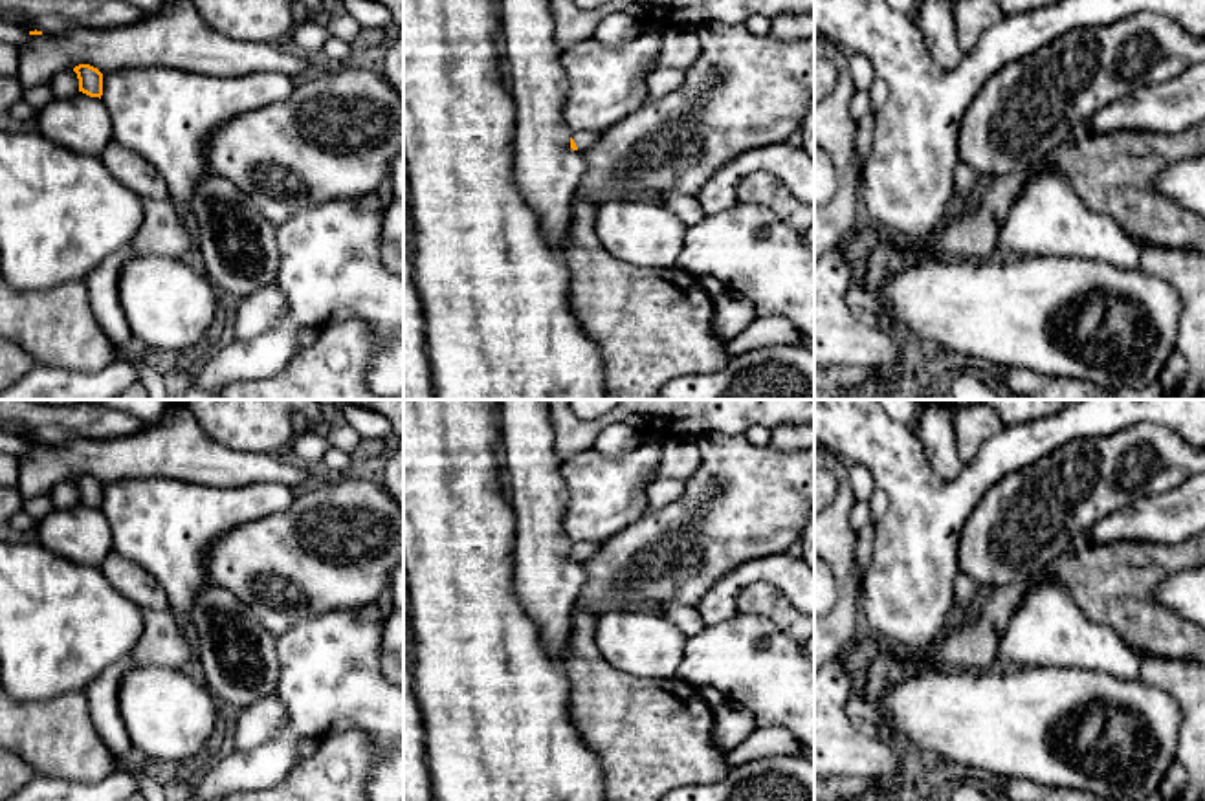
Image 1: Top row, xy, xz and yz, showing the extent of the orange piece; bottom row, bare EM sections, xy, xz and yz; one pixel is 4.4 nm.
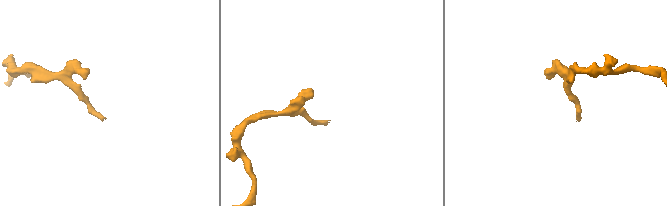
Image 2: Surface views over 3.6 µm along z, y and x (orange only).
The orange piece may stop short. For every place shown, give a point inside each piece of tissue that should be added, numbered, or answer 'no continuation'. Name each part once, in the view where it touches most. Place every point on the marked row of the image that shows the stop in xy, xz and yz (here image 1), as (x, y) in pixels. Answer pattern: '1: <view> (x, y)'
1: xz (584, 140)

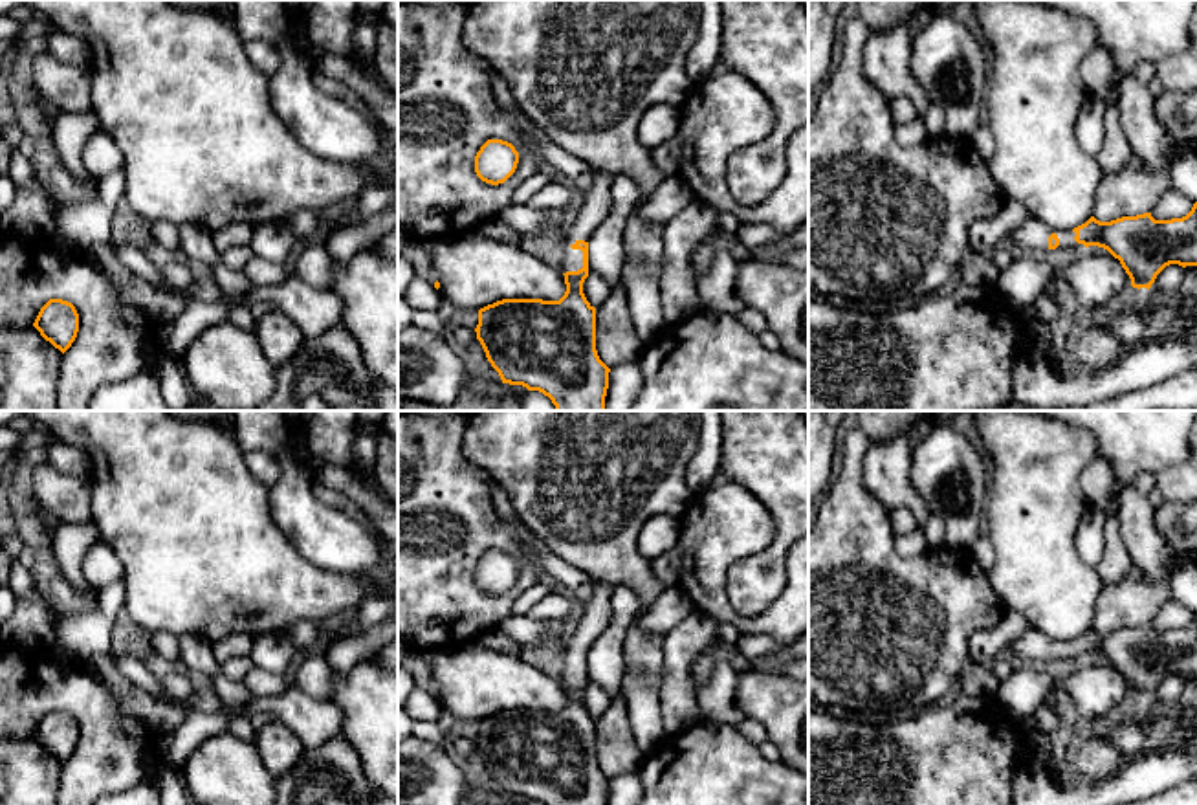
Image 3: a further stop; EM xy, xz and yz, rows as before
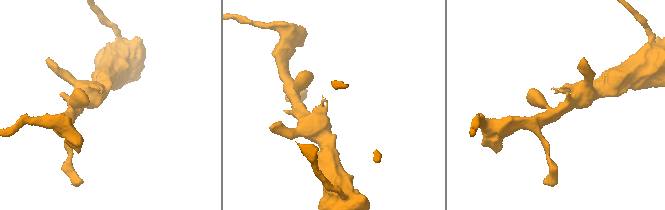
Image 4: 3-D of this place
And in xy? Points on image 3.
no continuation

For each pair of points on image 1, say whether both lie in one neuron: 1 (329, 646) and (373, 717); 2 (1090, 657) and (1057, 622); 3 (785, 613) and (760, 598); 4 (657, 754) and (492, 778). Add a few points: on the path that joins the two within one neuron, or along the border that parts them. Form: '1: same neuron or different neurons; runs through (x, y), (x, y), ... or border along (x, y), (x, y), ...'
1: same neuron; runs through (331, 664), (331, 671), (358, 699)
2: same neuron; runs through (1081, 647), (1064, 631)
3: same neuron; runs through (780, 611), (765, 600)
4: different neurons; border along (574, 728), (596, 756), (604, 781)

